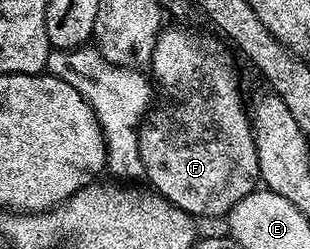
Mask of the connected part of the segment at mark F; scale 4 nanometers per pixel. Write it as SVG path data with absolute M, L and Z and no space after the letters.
M163 28L160 31L149 70L158 89L160 86L168 98L164 106L156 105L139 126L140 160L146 180L151 181L148 182L150 189L196 219L222 219L237 200L252 194L260 181L253 123L247 117L241 90L239 94L239 82L234 72L219 59L214 44L187 30Z

